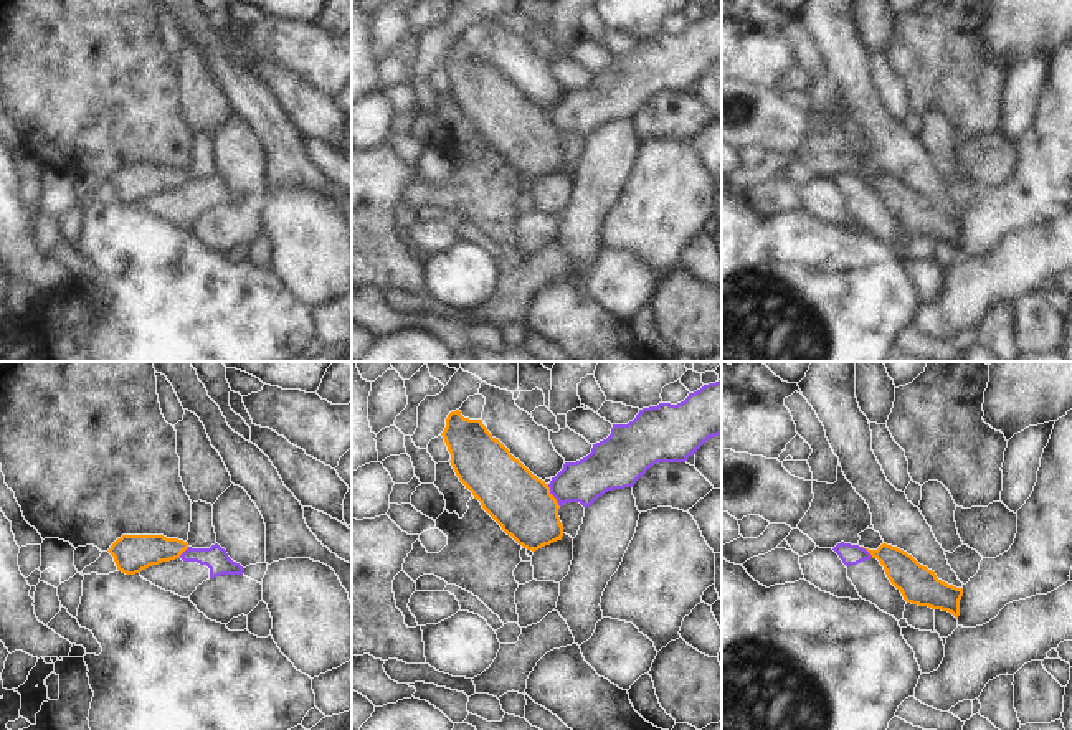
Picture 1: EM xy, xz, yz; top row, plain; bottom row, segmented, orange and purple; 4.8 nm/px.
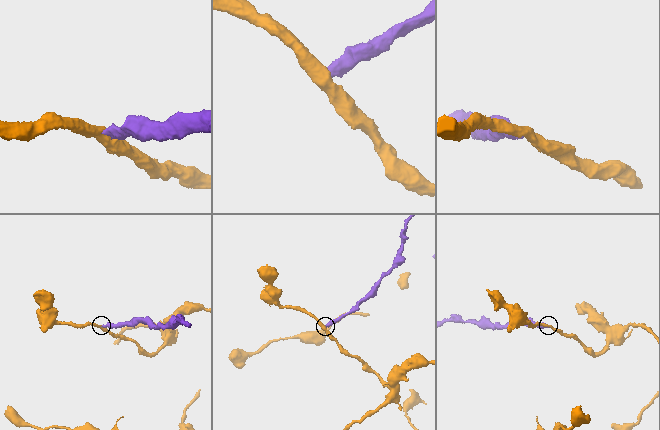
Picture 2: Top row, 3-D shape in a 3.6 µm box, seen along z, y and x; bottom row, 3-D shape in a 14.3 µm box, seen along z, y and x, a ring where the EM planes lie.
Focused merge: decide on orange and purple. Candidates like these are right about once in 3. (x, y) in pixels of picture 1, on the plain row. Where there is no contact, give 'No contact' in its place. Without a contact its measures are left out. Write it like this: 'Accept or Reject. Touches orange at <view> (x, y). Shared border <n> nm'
Reject. Touches orange at xz (552, 126). Shared border 130 nm.

